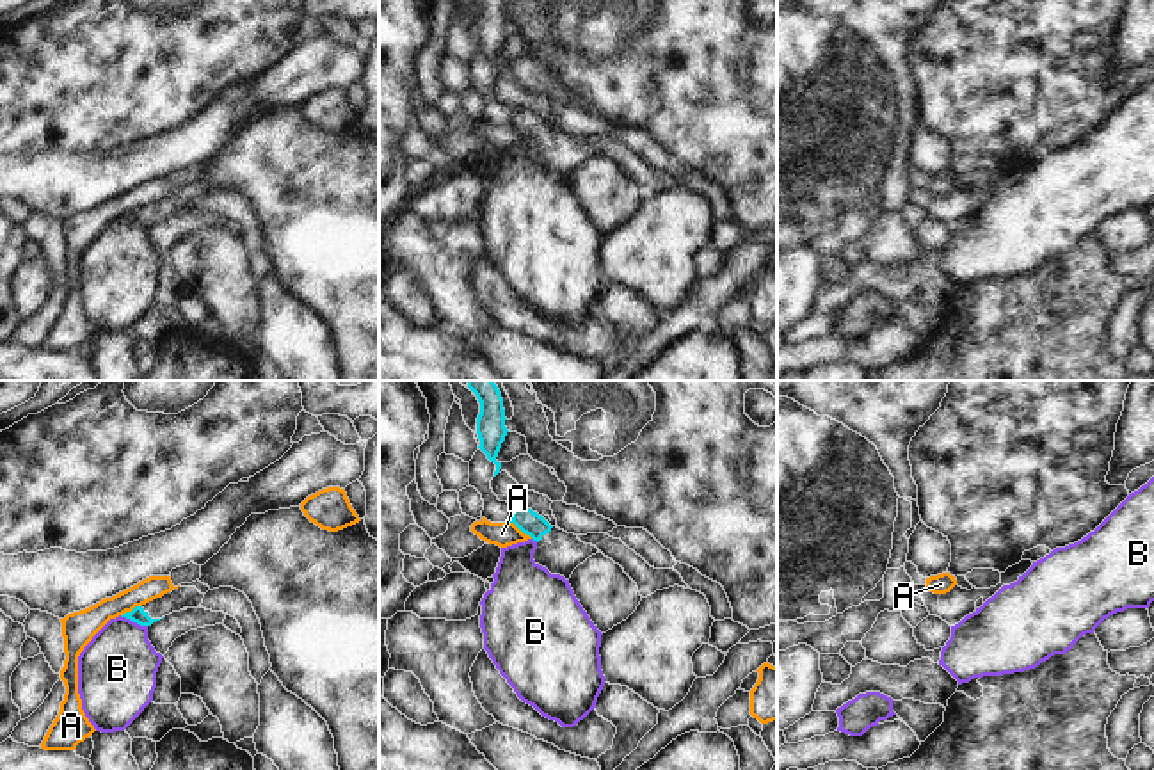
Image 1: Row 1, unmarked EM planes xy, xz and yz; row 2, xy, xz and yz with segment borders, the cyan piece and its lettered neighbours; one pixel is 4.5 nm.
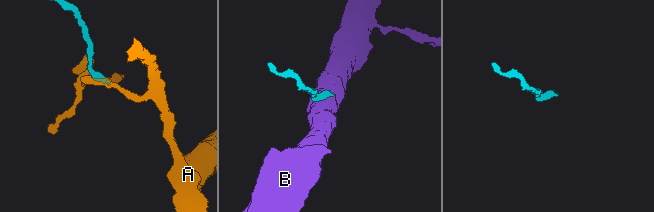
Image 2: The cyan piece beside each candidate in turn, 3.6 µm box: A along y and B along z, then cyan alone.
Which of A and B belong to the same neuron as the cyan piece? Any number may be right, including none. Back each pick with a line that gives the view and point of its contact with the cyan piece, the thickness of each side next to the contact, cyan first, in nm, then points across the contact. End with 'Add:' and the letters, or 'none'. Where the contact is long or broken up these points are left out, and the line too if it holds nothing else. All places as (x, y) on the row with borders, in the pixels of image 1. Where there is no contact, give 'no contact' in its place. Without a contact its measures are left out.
Add: none

